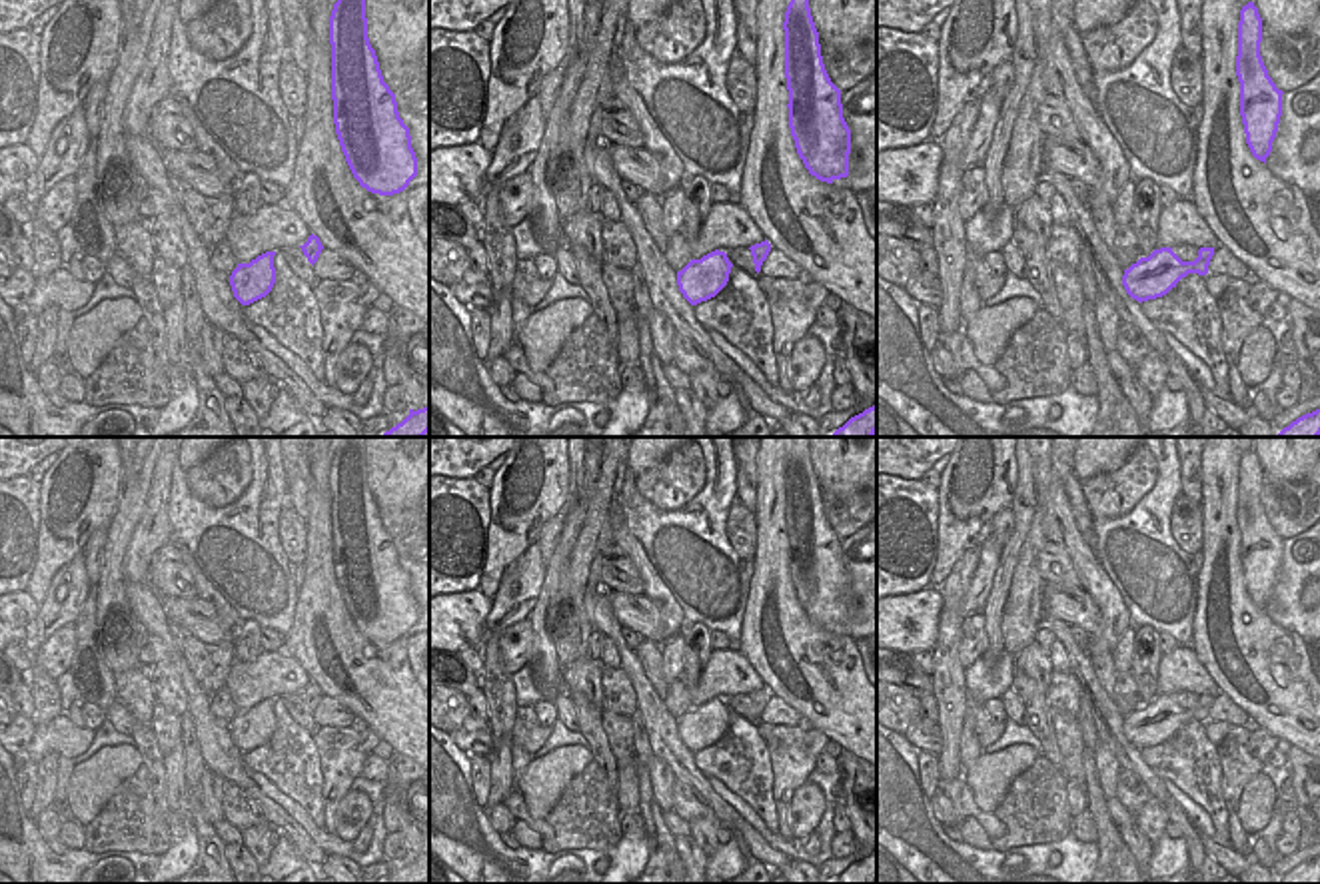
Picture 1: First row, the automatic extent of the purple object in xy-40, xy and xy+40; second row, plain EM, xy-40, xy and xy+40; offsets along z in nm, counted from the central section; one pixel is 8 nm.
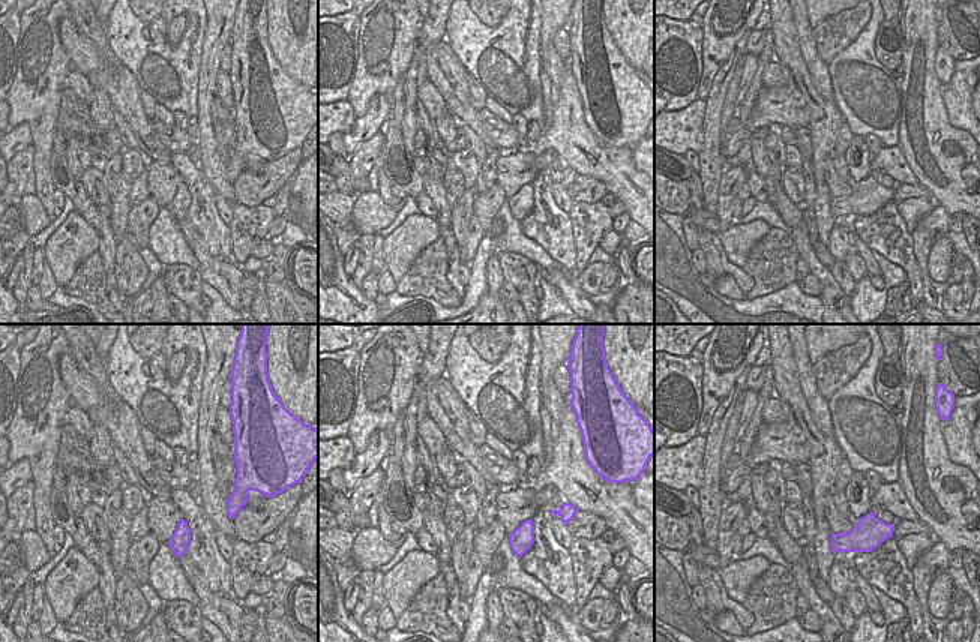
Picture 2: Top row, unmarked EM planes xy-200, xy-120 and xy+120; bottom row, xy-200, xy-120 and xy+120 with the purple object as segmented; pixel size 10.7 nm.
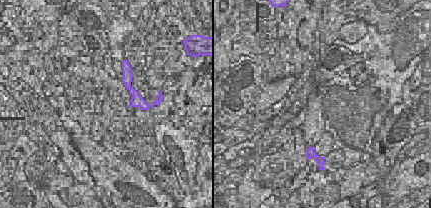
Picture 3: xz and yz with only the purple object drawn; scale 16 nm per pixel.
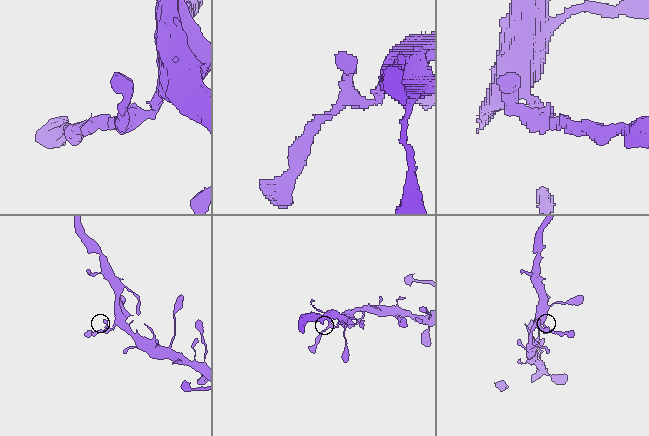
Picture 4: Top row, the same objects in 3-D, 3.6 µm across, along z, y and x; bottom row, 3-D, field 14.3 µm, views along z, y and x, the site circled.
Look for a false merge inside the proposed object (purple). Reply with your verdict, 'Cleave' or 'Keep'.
Cleave.

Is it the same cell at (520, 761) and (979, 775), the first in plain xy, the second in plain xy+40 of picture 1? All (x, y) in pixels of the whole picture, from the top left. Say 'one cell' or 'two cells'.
two cells

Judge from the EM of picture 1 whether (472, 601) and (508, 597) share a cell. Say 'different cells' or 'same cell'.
different cells

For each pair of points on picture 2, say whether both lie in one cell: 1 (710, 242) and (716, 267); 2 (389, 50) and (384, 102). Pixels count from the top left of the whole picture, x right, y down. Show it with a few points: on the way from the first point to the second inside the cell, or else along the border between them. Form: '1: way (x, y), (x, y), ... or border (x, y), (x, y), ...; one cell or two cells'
1: way (713, 248), (716, 261); one cell
2: border (392, 93), (377, 93), (360, 117); two cells

